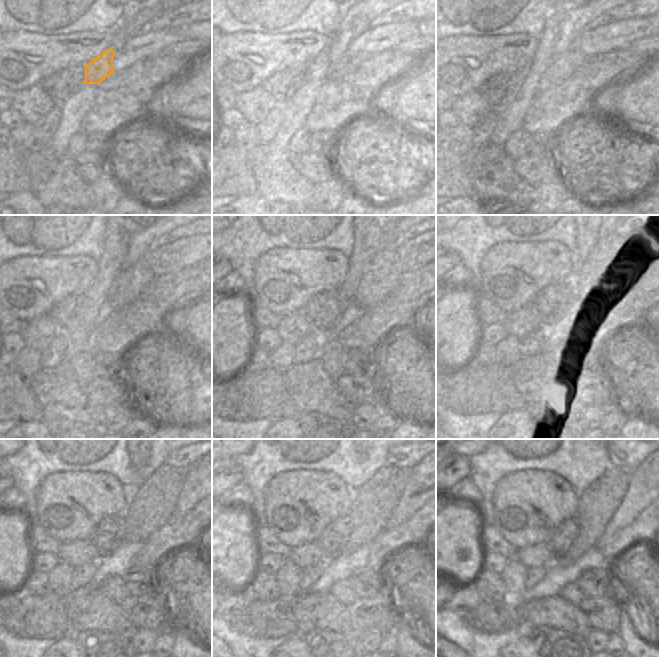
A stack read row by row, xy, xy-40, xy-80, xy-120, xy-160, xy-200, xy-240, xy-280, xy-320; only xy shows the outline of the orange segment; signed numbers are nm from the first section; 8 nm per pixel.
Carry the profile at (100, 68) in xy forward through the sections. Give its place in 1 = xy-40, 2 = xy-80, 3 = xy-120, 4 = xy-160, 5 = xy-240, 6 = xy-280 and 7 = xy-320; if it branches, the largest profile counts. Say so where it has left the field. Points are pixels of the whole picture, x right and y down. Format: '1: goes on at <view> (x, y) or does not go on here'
1: goes on at xy-40 (342, 64)
2: goes on at xy-80 (569, 58)
3: goes on at xy-120 (131, 280)
4: goes on at xy-160 (368, 284)
5: goes on at xy-240 (153, 506)
6: goes on at xy-280 (374, 503)
7: goes on at xy-320 (596, 505)

